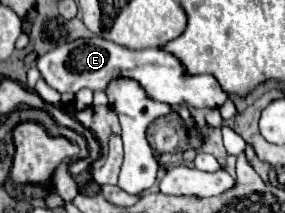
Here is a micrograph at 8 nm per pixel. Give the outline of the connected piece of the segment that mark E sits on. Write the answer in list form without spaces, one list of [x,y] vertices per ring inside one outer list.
[[[99,36],[89,38],[89,40],[73,40],[59,48],[53,48],[51,52],[43,54],[37,60],[37,68],[41,76],[47,80],[47,84],[59,92],[75,94],[81,88],[91,88],[97,92],[97,90],[105,90],[109,80],[113,80],[115,76],[127,76],[127,78],[137,80],[153,100],[159,100],[165,104],[185,102],[187,106],[193,106],[193,108],[219,108],[229,98],[229,94],[223,92],[215,76],[211,74],[185,76],[183,64],[175,56],[163,52],[161,48],[127,50]]]

